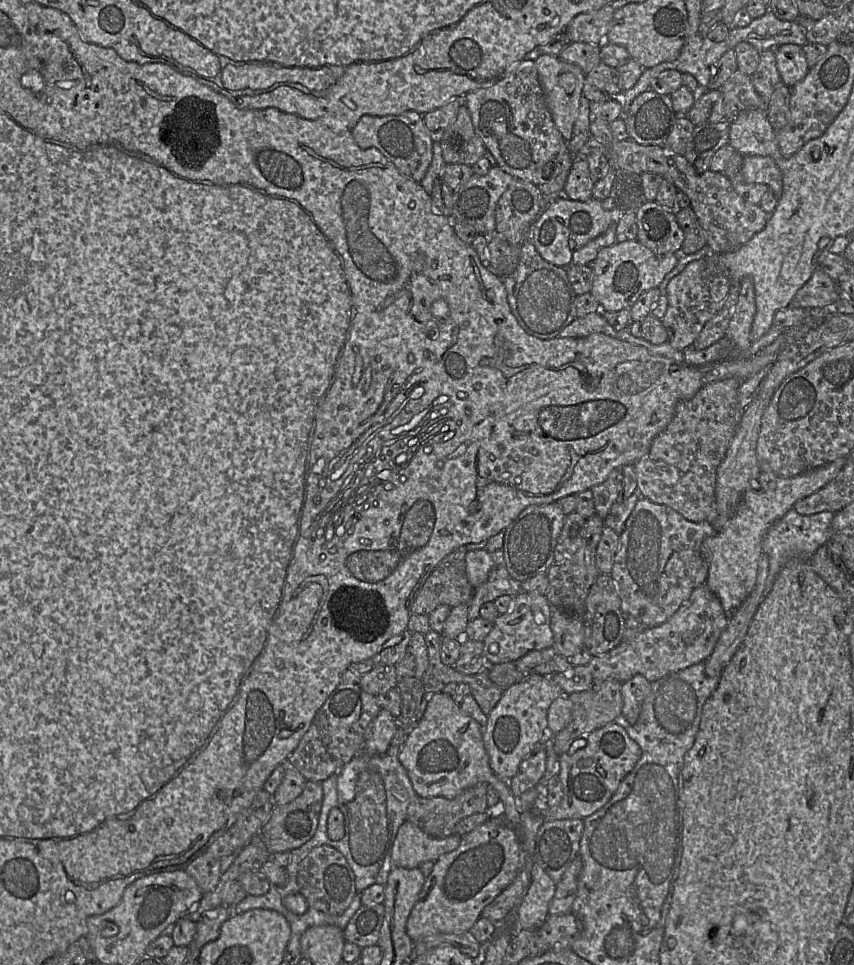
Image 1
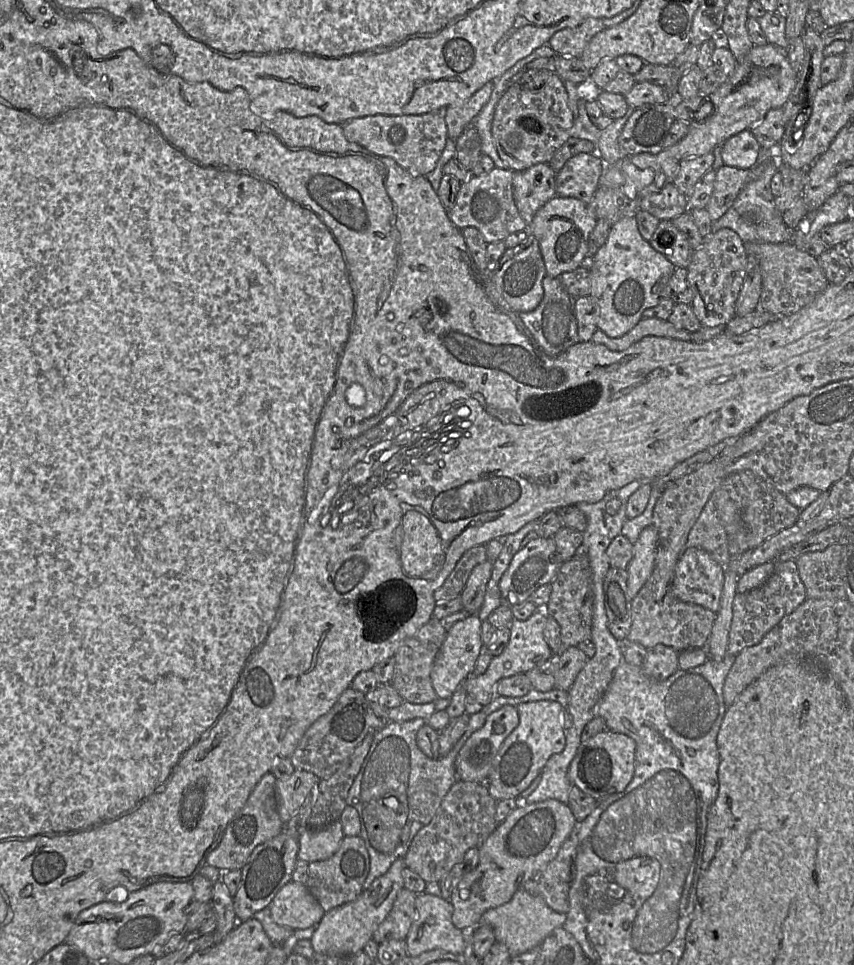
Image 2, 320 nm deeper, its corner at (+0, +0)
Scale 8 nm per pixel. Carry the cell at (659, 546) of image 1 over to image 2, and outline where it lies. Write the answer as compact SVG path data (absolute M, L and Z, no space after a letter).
M691 547L679 558L671 585L680 601L717 613L724 583L724 568L706 551Z

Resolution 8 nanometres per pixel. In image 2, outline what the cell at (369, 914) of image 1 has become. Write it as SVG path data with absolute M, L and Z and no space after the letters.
M405 888L398 892L391 911L374 932L373 941L380 945L390 940L405 940L415 918L416 896Z

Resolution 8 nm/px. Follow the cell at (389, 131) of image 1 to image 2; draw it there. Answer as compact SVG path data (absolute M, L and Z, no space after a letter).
M442 112L405 115L369 115L342 124L346 139L370 153L394 160L411 176L425 176L436 166L448 139Z

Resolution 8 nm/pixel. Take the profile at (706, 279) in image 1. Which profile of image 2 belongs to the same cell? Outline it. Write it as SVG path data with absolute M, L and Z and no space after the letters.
M722 228L705 237L703 244L693 251L687 267L687 282L693 292L691 307L702 328L723 326L736 316L736 301L743 285L747 263L743 241L729 228Z

